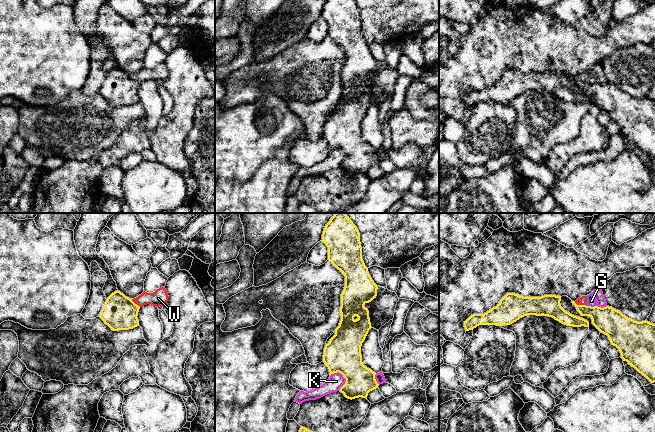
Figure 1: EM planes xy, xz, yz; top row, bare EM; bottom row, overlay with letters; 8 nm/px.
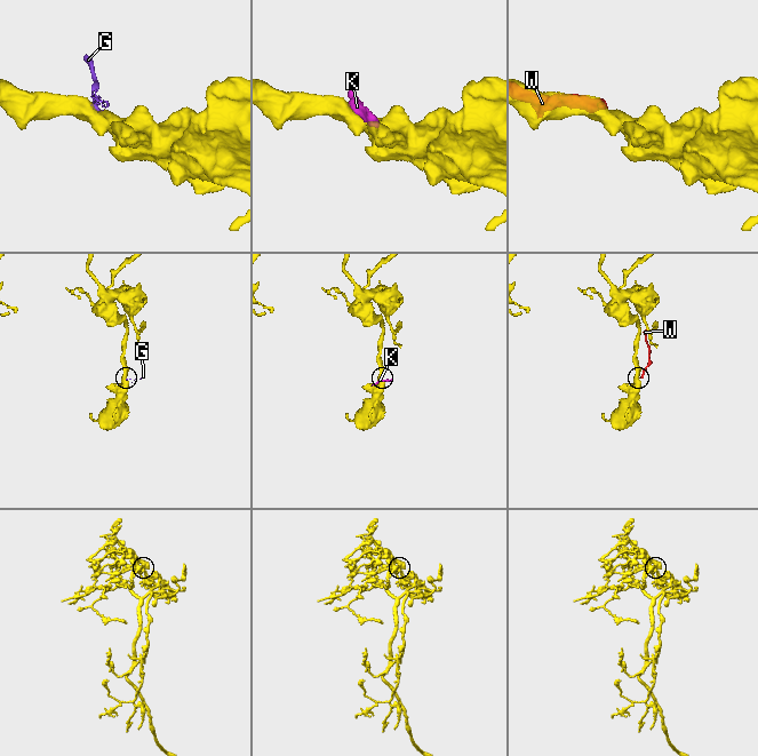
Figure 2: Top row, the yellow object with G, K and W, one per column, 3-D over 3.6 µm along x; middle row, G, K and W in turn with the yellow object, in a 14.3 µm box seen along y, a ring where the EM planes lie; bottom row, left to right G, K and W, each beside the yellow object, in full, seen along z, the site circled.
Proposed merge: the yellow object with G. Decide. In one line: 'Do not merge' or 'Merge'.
Do not merge

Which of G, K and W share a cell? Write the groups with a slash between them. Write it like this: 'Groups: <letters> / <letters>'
Groups: G K W

